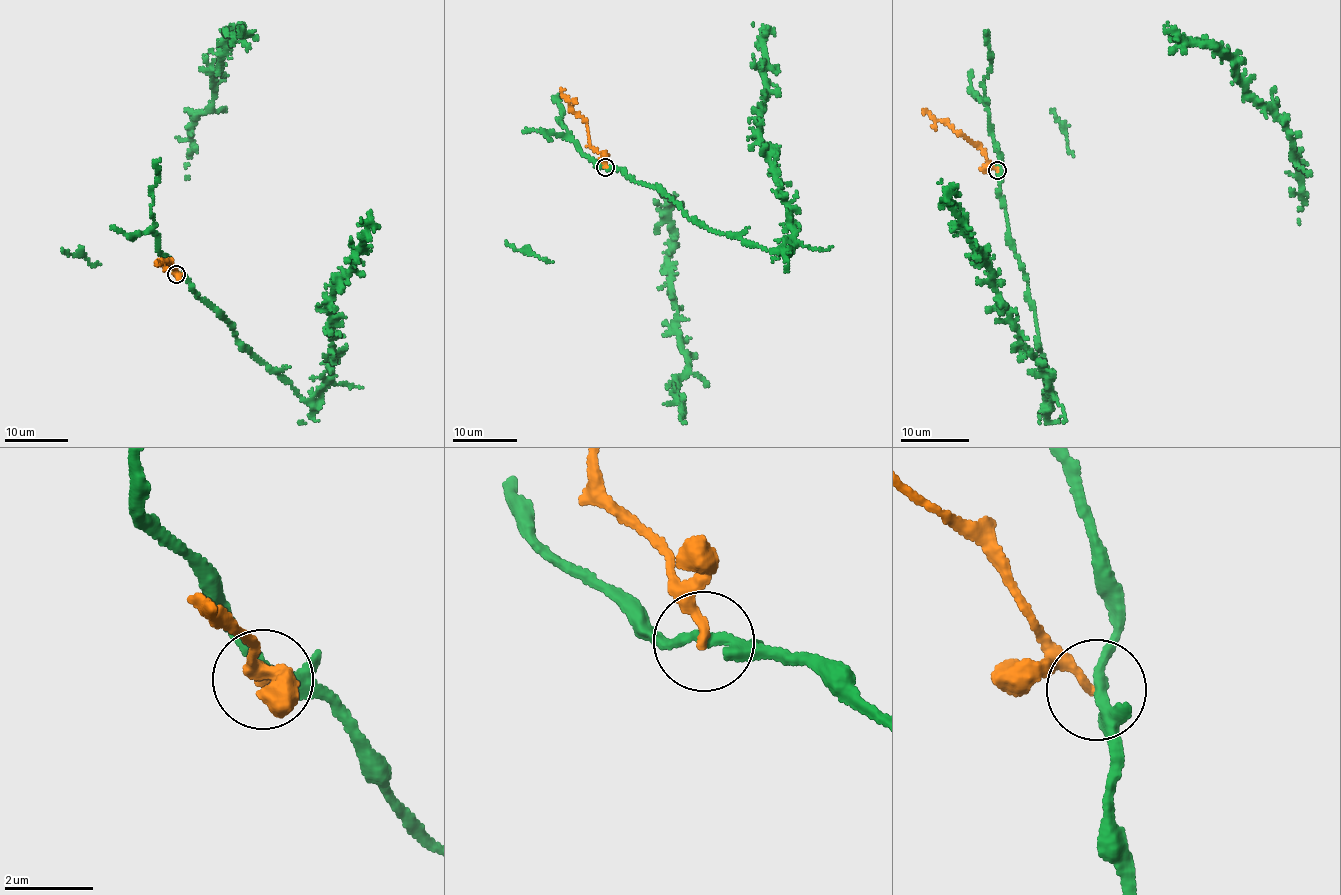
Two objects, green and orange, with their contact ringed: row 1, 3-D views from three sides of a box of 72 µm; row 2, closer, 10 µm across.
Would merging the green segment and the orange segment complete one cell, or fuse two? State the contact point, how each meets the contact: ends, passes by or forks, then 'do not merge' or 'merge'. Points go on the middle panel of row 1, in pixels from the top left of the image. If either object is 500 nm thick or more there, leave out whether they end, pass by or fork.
place (605, 167); green passes by; orange ends; do not merge

